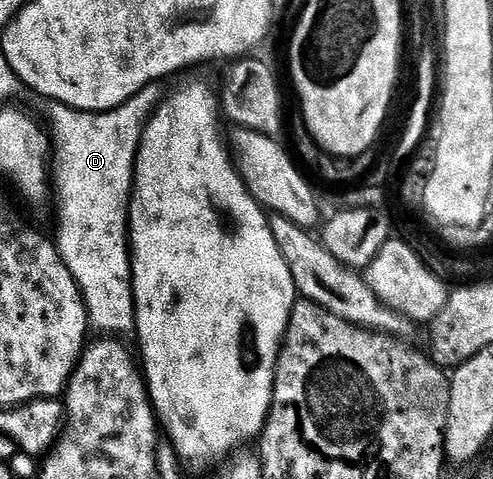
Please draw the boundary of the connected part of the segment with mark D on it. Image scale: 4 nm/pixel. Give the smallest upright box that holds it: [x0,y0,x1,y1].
[50,85,161,335]

